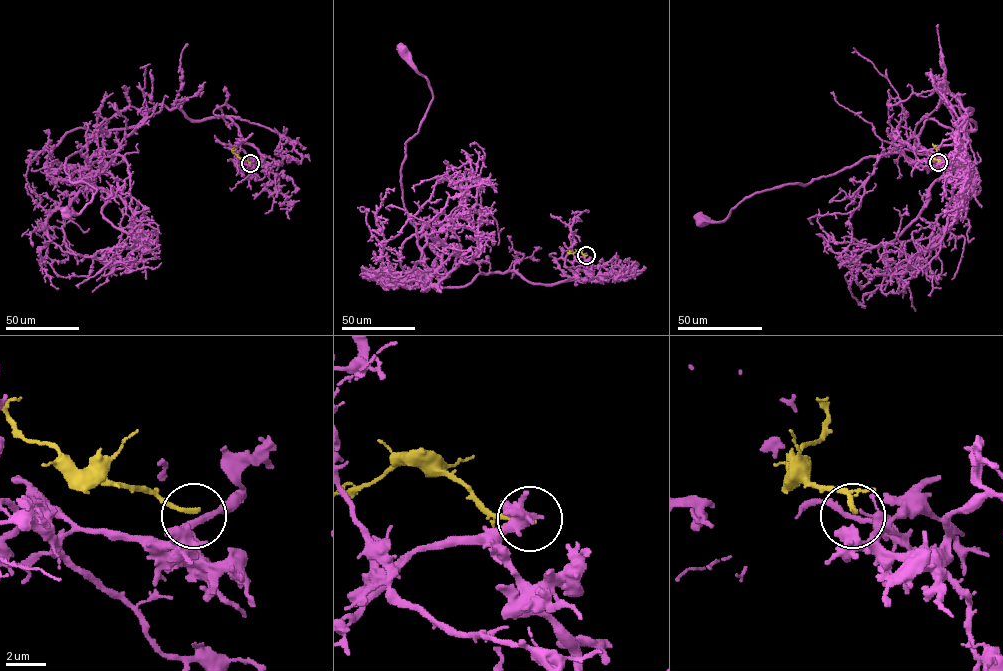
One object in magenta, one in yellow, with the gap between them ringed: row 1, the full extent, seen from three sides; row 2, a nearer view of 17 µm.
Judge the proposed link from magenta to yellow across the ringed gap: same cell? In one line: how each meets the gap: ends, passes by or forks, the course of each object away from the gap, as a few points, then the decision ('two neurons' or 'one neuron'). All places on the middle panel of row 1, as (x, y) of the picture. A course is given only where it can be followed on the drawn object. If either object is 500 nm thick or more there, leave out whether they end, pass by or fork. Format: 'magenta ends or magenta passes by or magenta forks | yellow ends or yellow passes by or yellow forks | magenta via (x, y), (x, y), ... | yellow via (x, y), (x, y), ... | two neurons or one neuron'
magenta via (586, 255), (553, 284), (439, 287), (403, 199), (433, 95), (403, 51) | yellow via (586, 255), (577, 251), (572, 253) | two neurons

